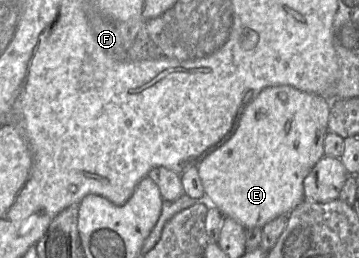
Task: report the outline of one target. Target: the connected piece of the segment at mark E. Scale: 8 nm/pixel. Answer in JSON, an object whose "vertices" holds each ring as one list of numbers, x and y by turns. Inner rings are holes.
{"vertices":[[280,85,267,87,263,89,257,97,251,101,241,114,238,127,235,134,220,148,213,151,206,158,204,158,197,166,198,175,202,182,204,189,204,200,206,200,211,206,217,208,224,217,230,217,240,223,245,229,260,227,263,228,265,224,271,220,288,214,294,210,304,198,303,181,305,177,310,173,315,164,323,157,324,154,324,139,328,133,328,118,330,114,329,99,324,96,307,93,300,91,294,87,288,85]]}

